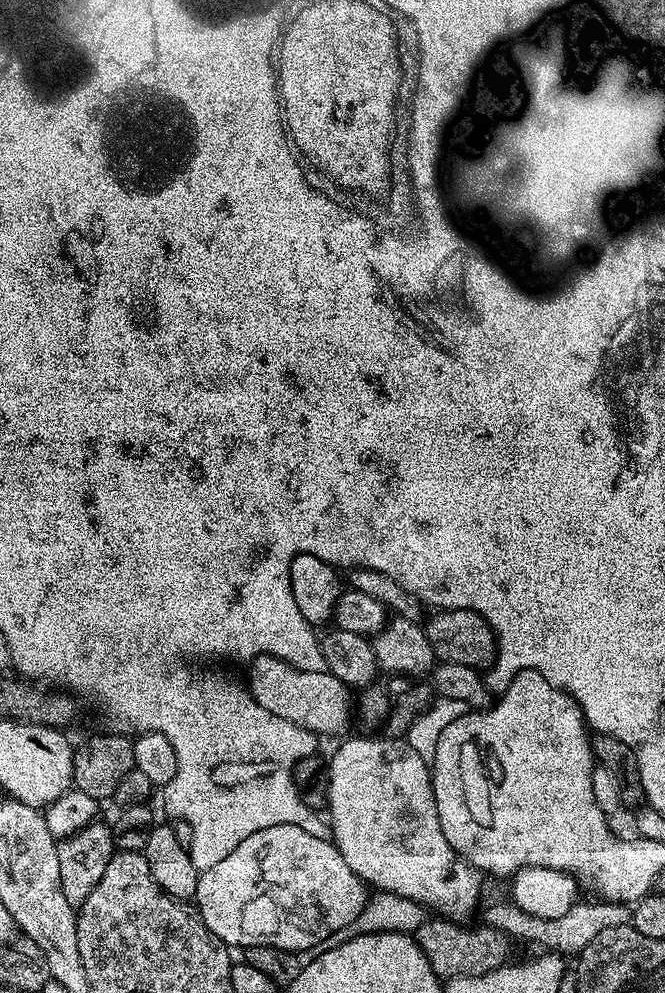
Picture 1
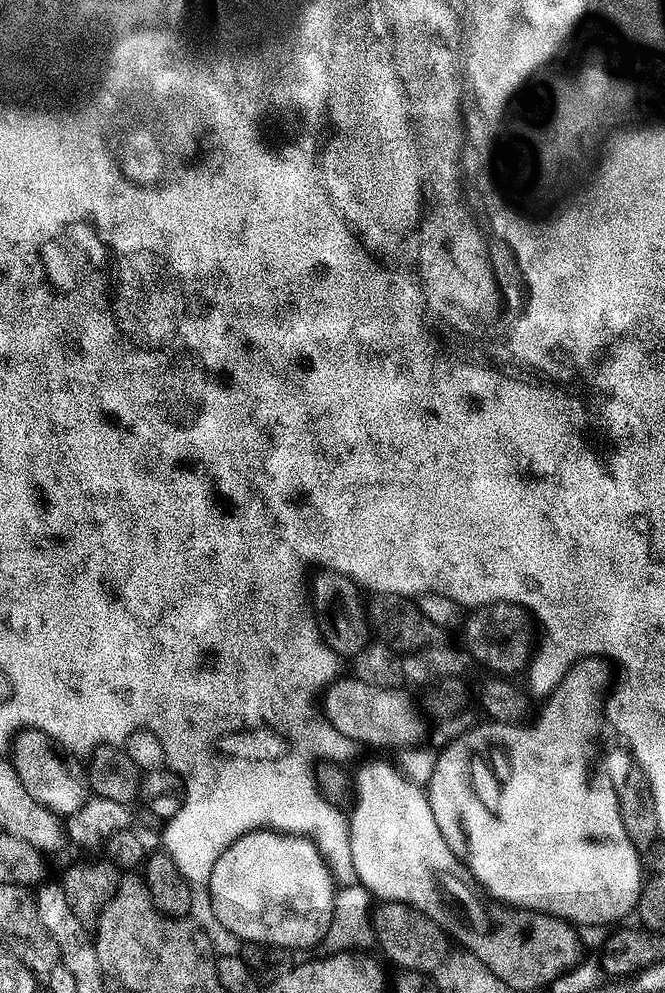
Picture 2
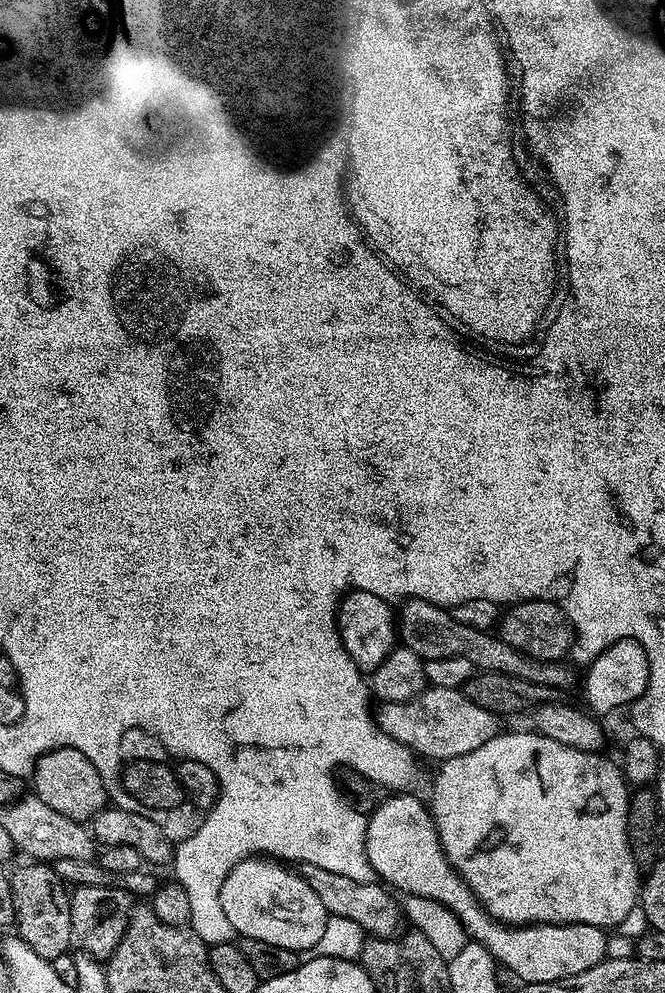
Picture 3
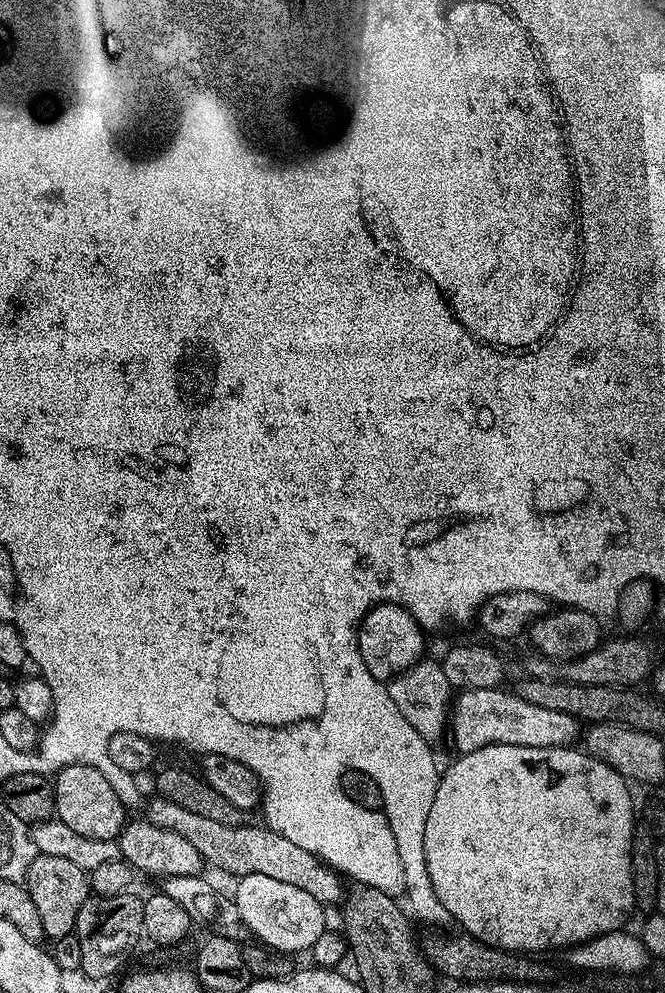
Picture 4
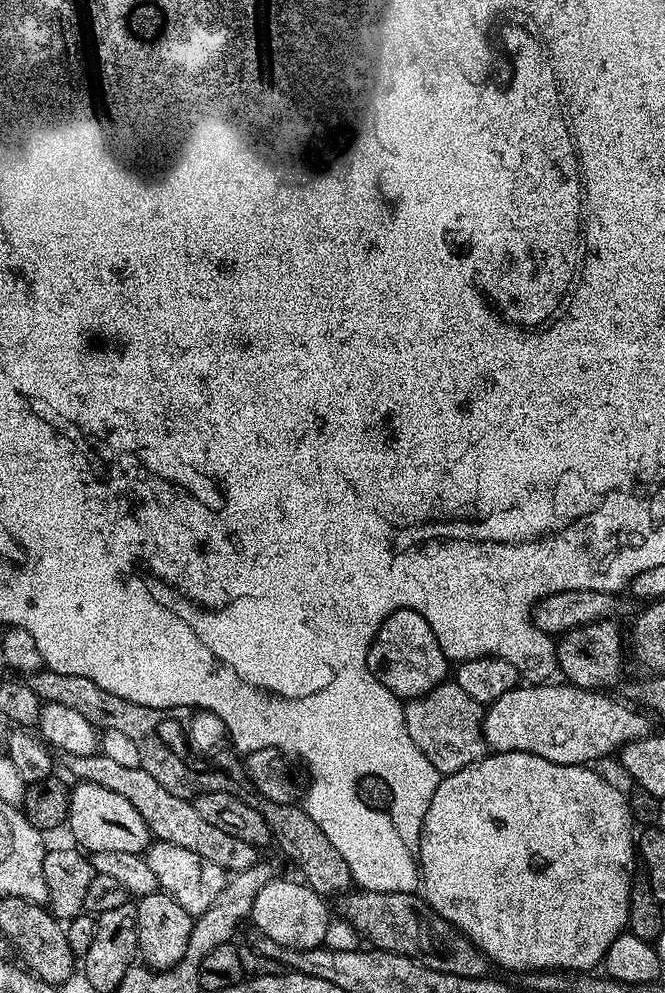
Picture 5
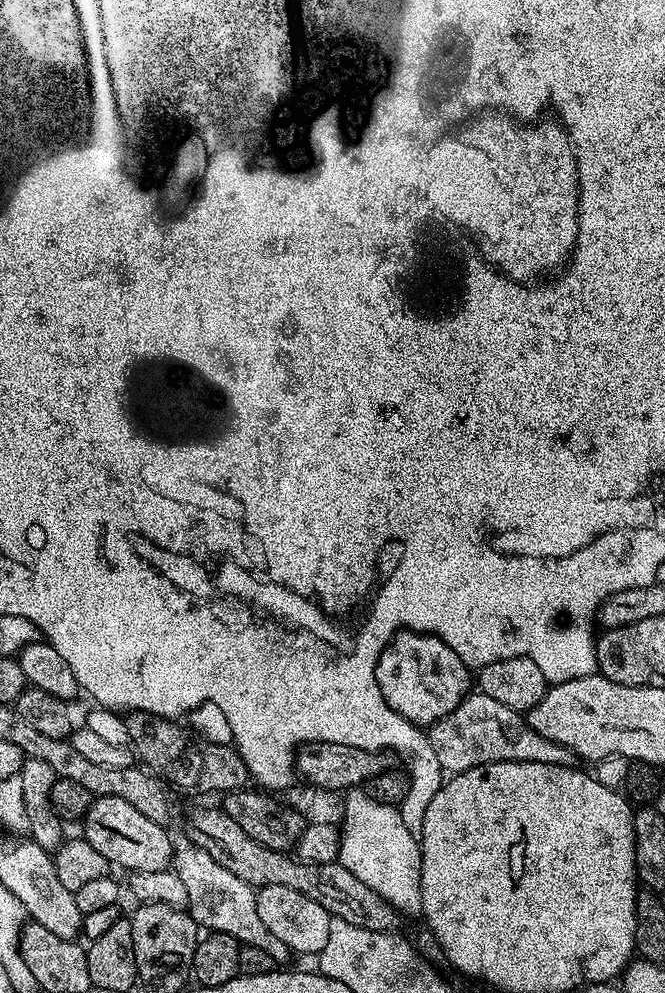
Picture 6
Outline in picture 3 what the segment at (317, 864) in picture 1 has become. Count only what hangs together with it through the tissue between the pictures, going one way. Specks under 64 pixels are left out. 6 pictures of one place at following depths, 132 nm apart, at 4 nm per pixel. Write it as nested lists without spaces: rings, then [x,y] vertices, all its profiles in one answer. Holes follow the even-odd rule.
[[[272,858],[239,860],[226,882],[222,882],[220,905],[226,910],[226,918],[230,918],[233,933],[258,938],[258,942],[271,942],[274,946],[286,946],[299,954],[322,938],[329,914],[322,906],[322,898],[310,890],[299,871],[291,872],[288,868],[291,867]]]

